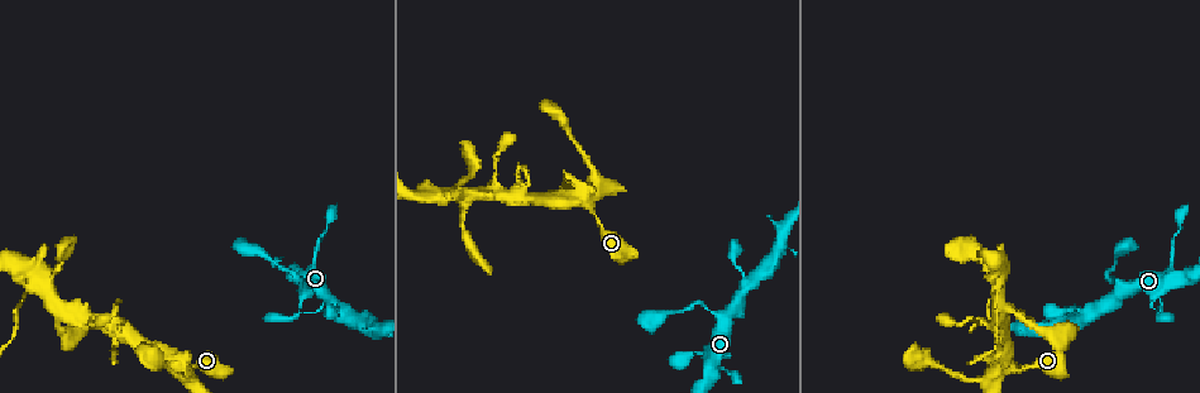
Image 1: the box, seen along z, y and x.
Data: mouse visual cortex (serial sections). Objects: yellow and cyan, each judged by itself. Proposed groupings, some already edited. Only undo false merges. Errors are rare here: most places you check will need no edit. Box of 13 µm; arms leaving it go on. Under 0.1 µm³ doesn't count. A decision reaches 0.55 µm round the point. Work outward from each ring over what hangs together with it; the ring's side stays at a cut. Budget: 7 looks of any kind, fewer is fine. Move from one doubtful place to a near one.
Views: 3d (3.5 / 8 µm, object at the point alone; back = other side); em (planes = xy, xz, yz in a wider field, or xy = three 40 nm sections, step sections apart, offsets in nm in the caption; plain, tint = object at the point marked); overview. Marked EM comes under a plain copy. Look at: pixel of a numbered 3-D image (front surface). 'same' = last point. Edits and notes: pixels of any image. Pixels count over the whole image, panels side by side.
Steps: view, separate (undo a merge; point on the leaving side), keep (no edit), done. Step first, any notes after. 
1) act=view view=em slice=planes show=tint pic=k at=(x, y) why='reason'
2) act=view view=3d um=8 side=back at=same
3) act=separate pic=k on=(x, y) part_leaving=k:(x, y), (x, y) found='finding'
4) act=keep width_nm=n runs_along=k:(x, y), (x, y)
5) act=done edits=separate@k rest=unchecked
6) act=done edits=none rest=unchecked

act=view view=3d um=3.5 pic=1 at=(972, 381)

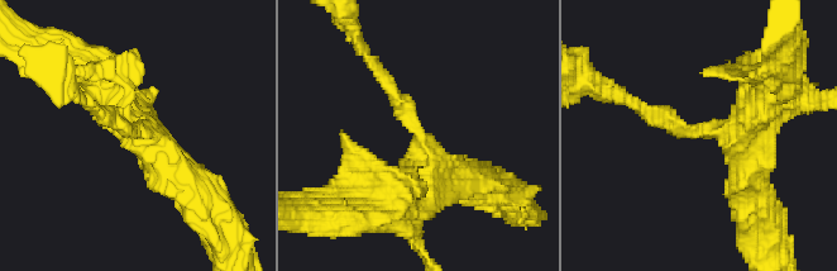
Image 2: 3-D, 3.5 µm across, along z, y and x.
act=view view=em slice=xy step=3 show=tint pic=2 at=(699, 130) arm_widths_nm=200,400

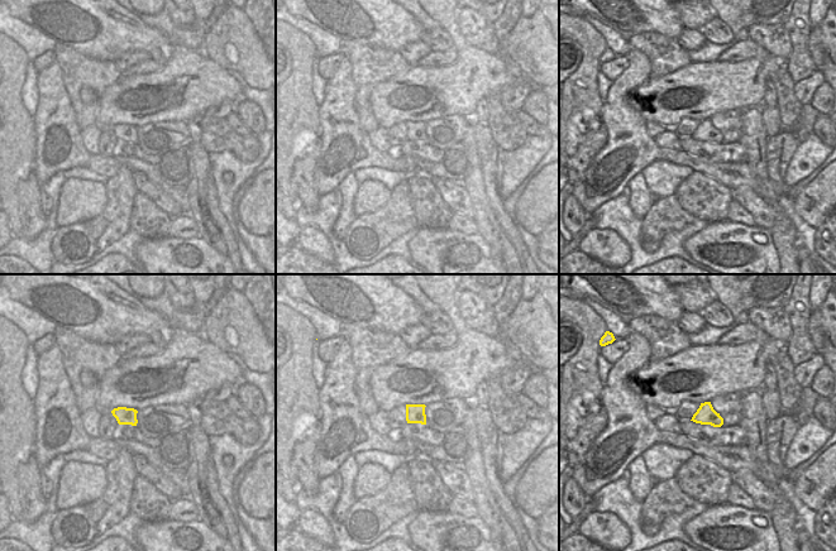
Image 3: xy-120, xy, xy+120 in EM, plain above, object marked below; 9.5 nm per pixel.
act=view view=em slice=xy step=1 show=tint at=same

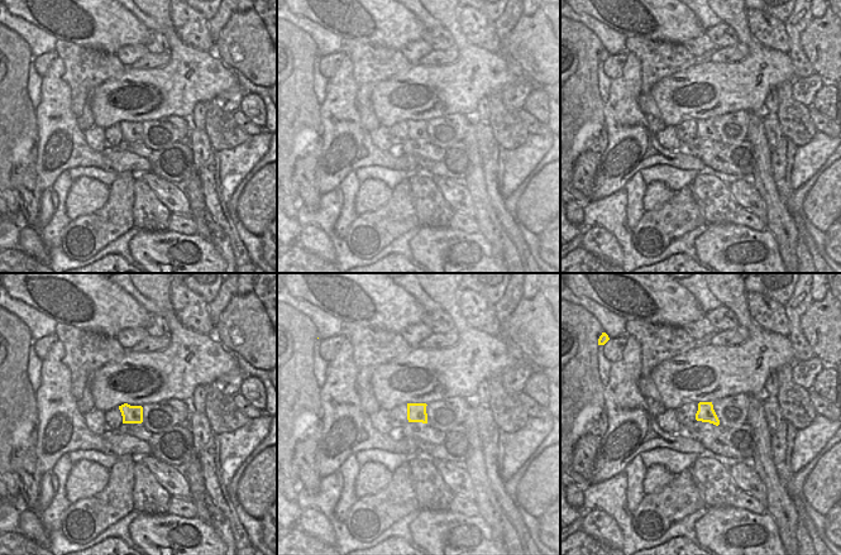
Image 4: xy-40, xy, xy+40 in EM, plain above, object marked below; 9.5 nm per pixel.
act=keep found='all the same cell'

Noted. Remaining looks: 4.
act=view view=3d um=3.5 pic=1 at=(1000, 285) why='thick turns thin'

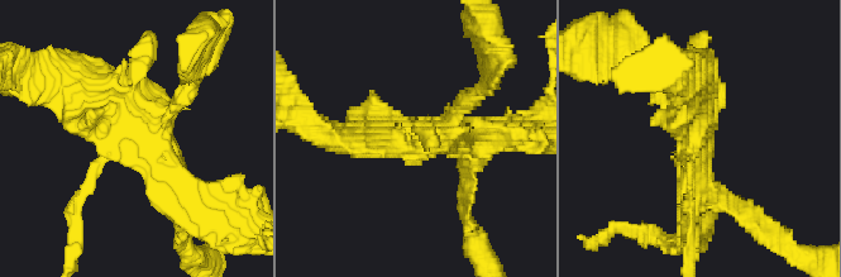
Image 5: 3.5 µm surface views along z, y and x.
act=view view=em slice=xy step=1 show=tint pic=5 at=(144, 136)

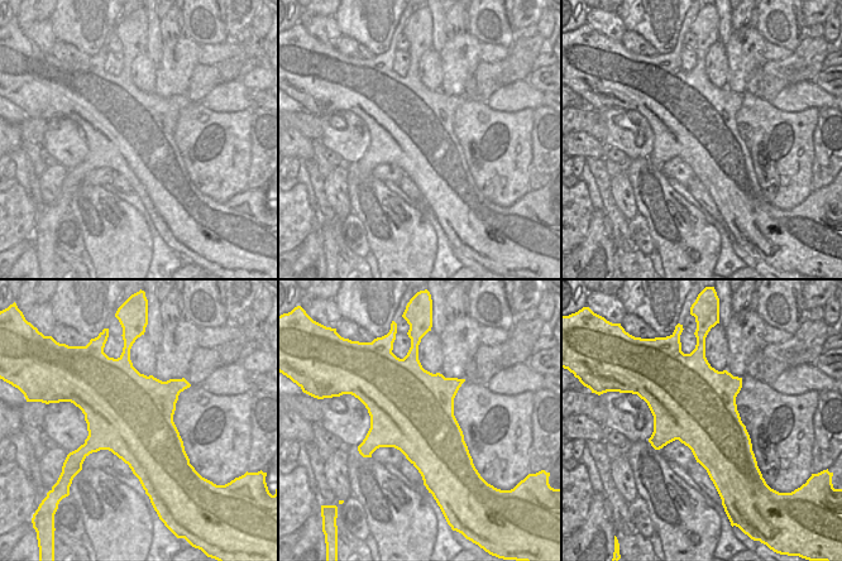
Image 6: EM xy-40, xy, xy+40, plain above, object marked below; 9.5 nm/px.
act=keep runs_along=5:(194, 205), (132, 119), (77, 85) found='continuous, no second cell'

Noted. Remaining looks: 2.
act=view view=3d um=3.5 side=back pic=1 at=(1150, 307) why='calibre changes'

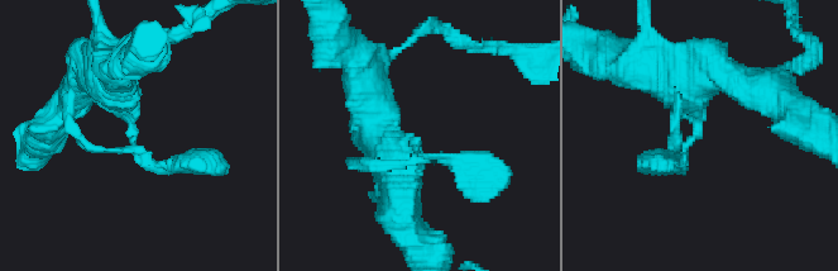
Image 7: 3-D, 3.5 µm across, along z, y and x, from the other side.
act=view view=em slice=xy step=2 show=tint pic=7 at=(128, 137) why='need the tissue'

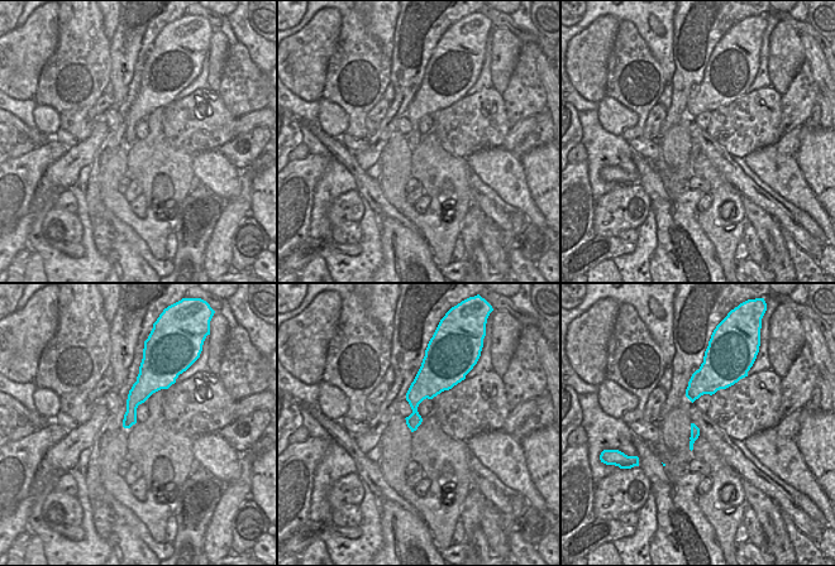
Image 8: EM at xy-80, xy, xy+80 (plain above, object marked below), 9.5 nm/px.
act=keep runs_along=7:(374, 132), (475, 171) found='one cell here'

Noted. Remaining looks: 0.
act=done edits=none rest=unchecked

